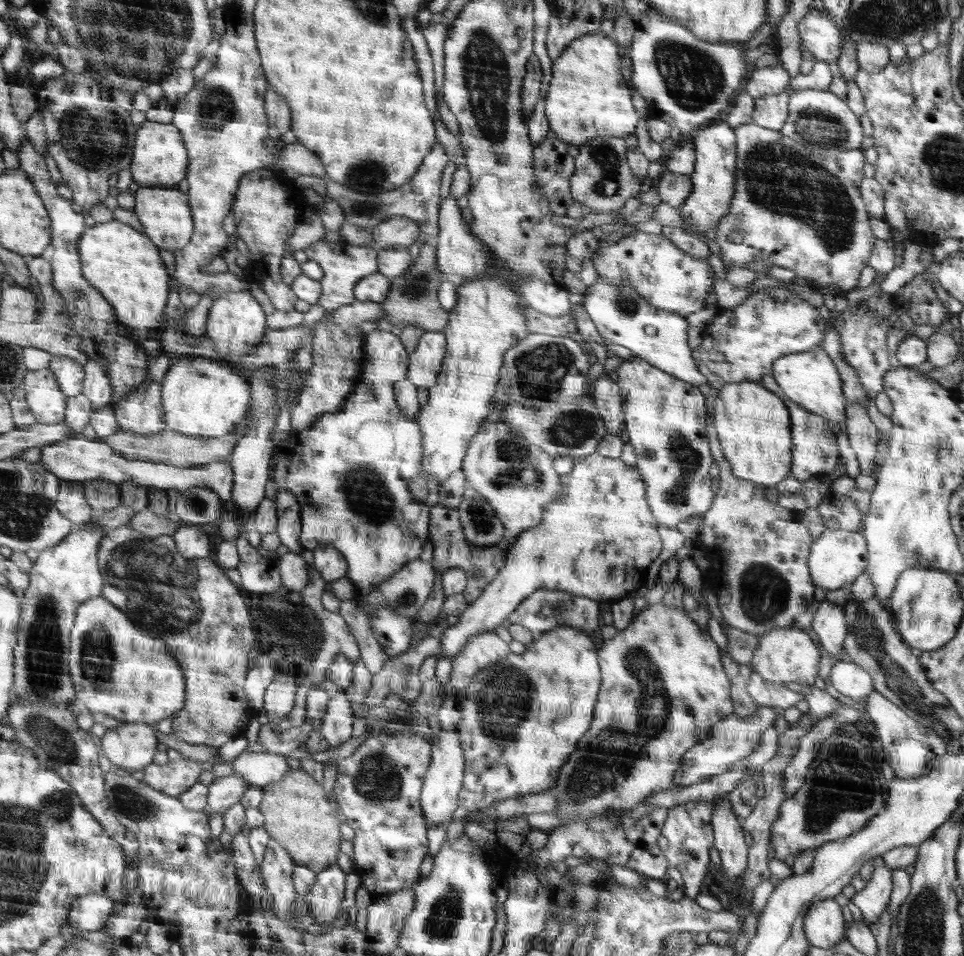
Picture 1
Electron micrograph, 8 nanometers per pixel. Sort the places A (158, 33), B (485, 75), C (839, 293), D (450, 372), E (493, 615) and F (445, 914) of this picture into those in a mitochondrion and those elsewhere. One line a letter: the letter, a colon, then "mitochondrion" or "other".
A: mitochondrion
B: mitochondrion
C: other
D: other
E: other
F: mitochondrion

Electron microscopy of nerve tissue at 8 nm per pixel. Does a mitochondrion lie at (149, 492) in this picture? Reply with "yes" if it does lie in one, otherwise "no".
no

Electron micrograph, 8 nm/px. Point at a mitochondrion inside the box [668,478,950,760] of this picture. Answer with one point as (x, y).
(868, 637)

